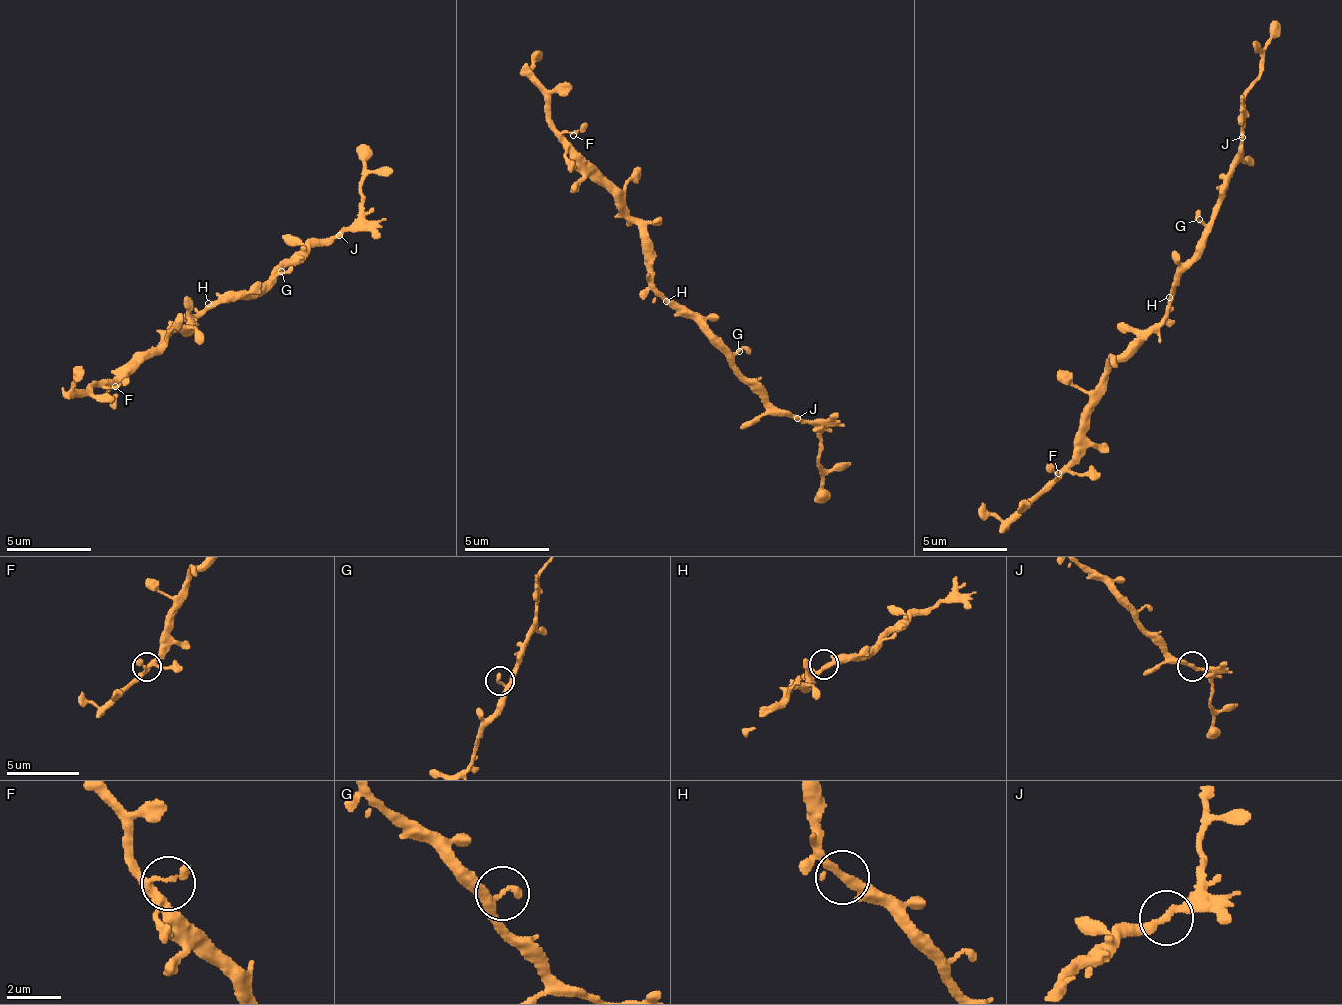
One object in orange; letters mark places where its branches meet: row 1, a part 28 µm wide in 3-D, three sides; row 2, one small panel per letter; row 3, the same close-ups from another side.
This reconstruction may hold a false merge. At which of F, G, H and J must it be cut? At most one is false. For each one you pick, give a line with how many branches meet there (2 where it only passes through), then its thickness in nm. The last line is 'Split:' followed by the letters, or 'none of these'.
Split: none of these

